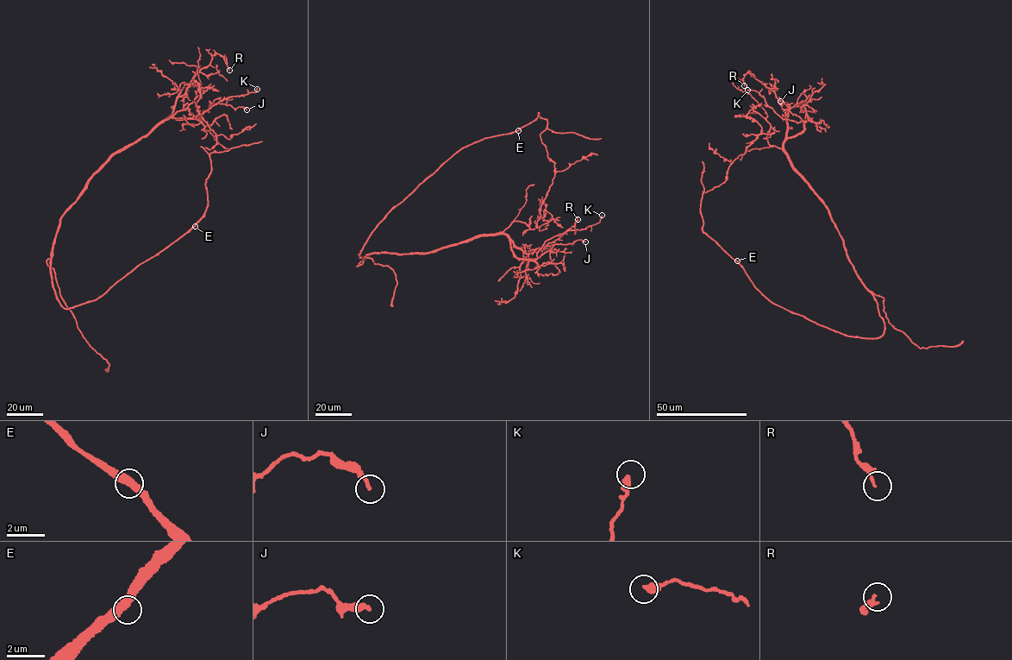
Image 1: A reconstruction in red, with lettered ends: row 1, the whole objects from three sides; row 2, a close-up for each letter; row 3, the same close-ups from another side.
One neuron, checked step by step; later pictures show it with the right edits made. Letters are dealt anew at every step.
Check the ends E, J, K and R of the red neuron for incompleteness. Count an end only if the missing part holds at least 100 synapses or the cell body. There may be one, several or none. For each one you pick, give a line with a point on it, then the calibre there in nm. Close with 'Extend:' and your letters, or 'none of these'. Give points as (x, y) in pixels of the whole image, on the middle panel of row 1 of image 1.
Extend: none of these

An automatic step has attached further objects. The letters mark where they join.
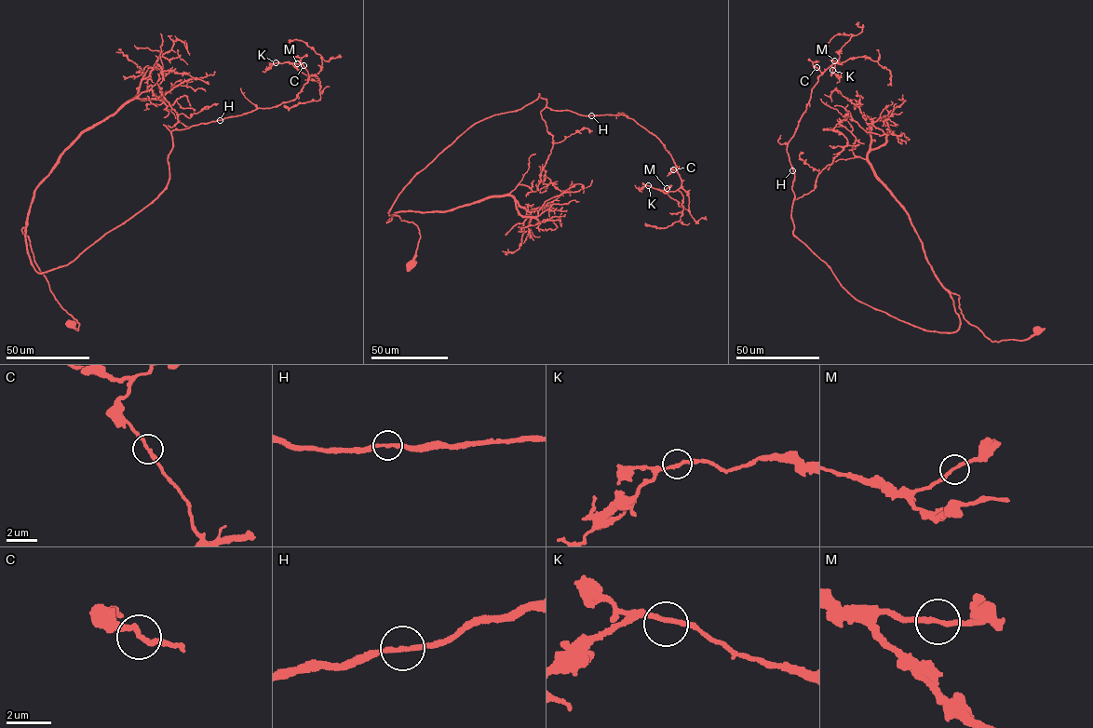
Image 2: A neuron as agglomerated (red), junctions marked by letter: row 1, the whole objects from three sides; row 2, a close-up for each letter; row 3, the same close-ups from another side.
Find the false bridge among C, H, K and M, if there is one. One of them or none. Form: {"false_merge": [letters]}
{"false_merge": []}

